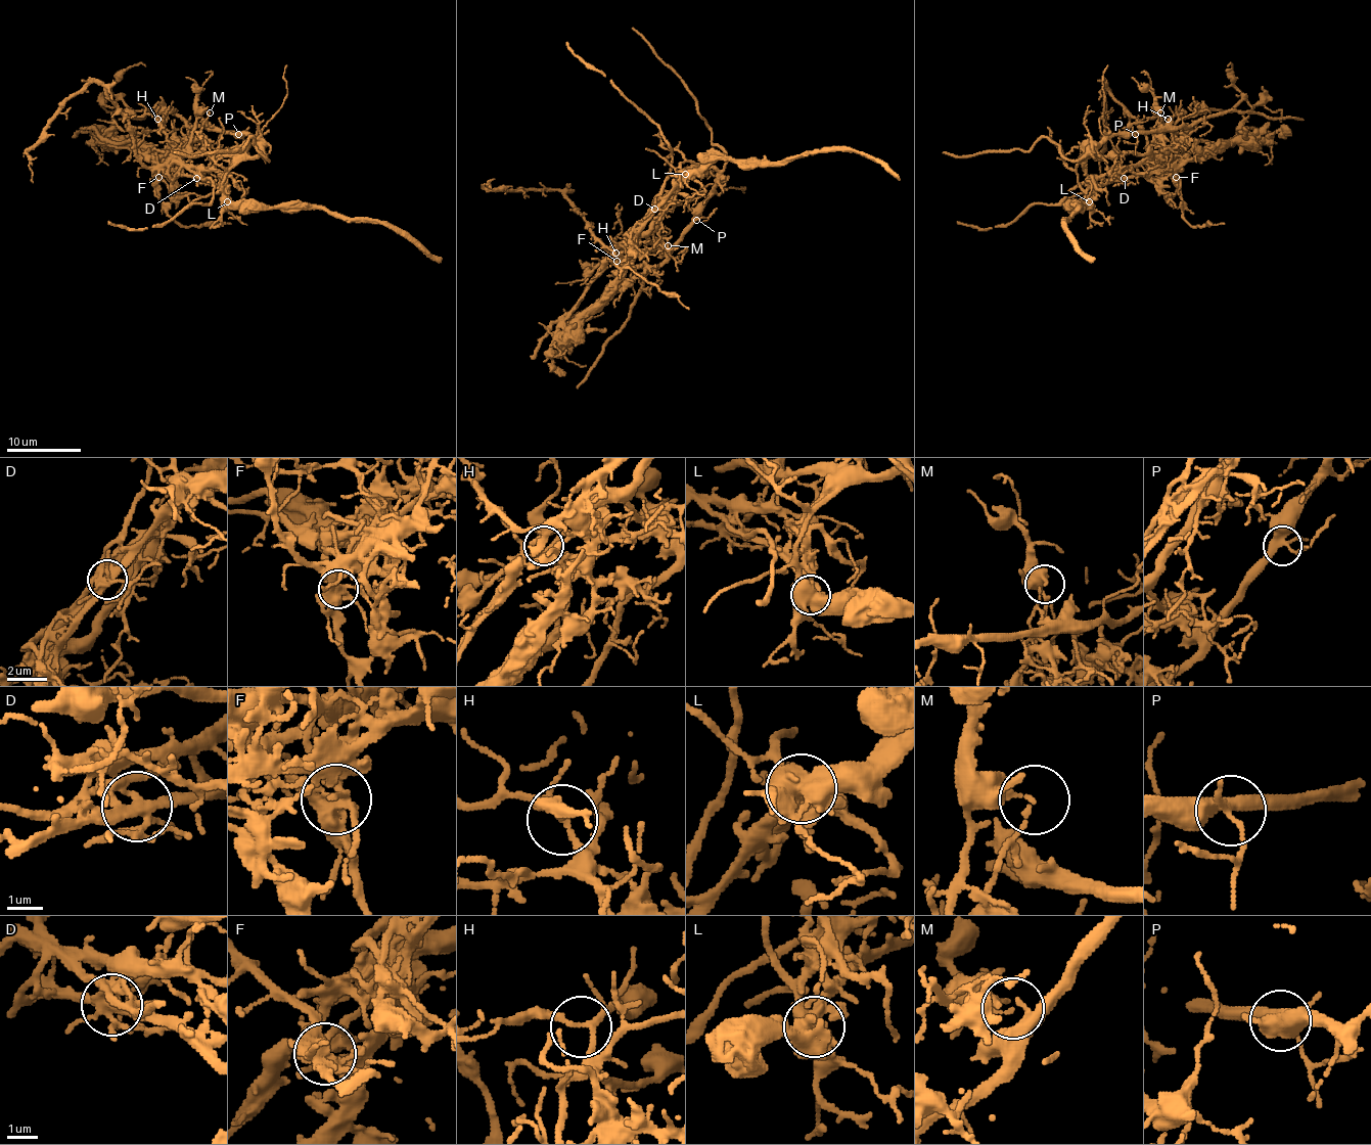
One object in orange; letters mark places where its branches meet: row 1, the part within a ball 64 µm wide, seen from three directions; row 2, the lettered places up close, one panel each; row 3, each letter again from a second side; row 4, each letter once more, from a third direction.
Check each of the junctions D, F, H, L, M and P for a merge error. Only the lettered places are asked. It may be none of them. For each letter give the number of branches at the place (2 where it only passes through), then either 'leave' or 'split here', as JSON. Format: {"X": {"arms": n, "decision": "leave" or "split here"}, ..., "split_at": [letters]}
{"D": {"arms": 7, "decision": "split here"}, "F": {"arms": 6, "decision": "split here"}, "H": {"arms": 4, "decision": "leave"}, "L": {"arms": 5, "decision": "split here"}, "M": {"arms": 1, "decision": "split here"}, "P": {"arms": 4, "decision": "leave"}, "split_at": ["D", "F", "L", "M"]}

